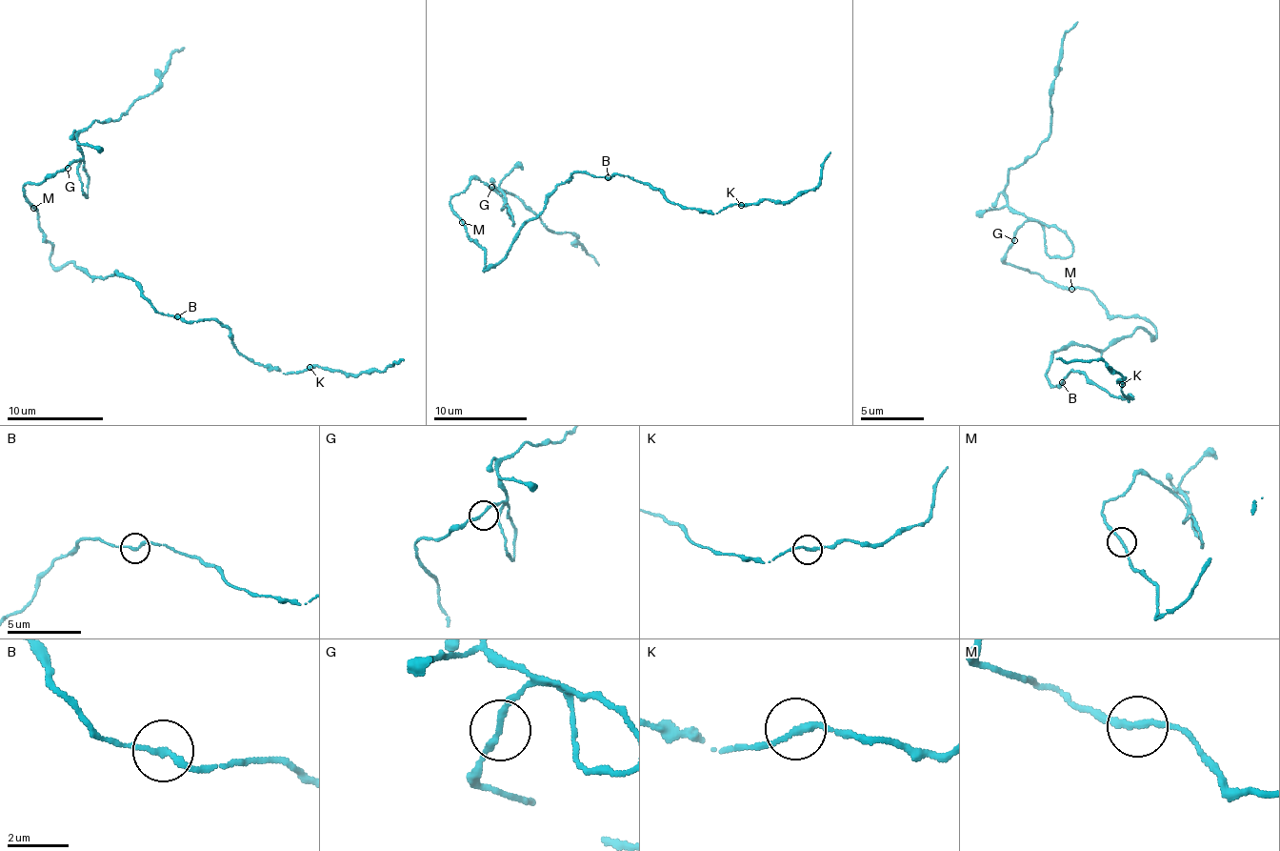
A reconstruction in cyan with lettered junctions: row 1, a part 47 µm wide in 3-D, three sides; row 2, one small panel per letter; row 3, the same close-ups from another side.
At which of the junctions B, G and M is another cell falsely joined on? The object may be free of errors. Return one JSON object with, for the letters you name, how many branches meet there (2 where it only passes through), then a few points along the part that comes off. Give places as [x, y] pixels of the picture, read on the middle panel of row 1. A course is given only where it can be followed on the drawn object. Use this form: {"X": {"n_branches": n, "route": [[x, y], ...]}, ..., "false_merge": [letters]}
{"false_merge": []}

